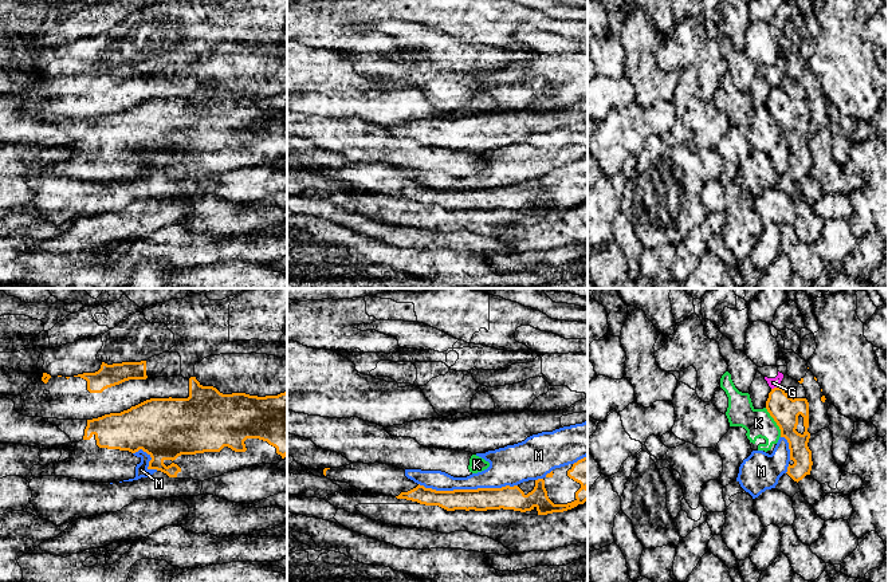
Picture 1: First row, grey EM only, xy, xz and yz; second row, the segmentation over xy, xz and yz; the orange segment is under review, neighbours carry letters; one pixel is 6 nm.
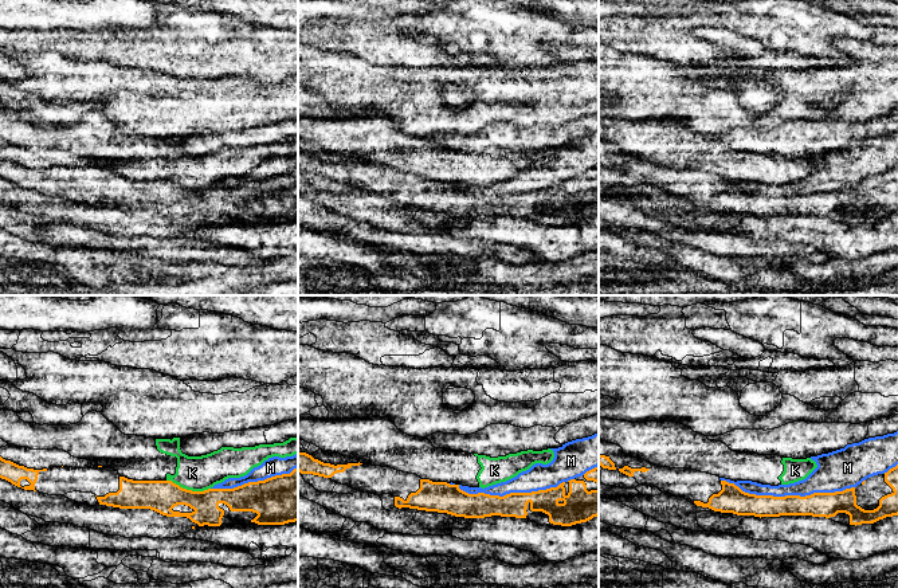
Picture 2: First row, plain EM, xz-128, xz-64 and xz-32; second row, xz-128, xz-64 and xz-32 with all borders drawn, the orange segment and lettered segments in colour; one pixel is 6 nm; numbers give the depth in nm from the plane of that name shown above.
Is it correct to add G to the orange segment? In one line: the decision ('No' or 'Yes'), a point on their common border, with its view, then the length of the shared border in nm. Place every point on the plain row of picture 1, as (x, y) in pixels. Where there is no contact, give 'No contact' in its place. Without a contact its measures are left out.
No. Touches orange at yz (775, 87). Shared border 60 nm

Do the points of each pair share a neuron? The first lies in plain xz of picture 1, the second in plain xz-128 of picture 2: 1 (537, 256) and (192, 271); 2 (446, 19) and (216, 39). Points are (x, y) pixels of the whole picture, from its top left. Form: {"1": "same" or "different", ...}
{"1": "same", "2": "same"}

